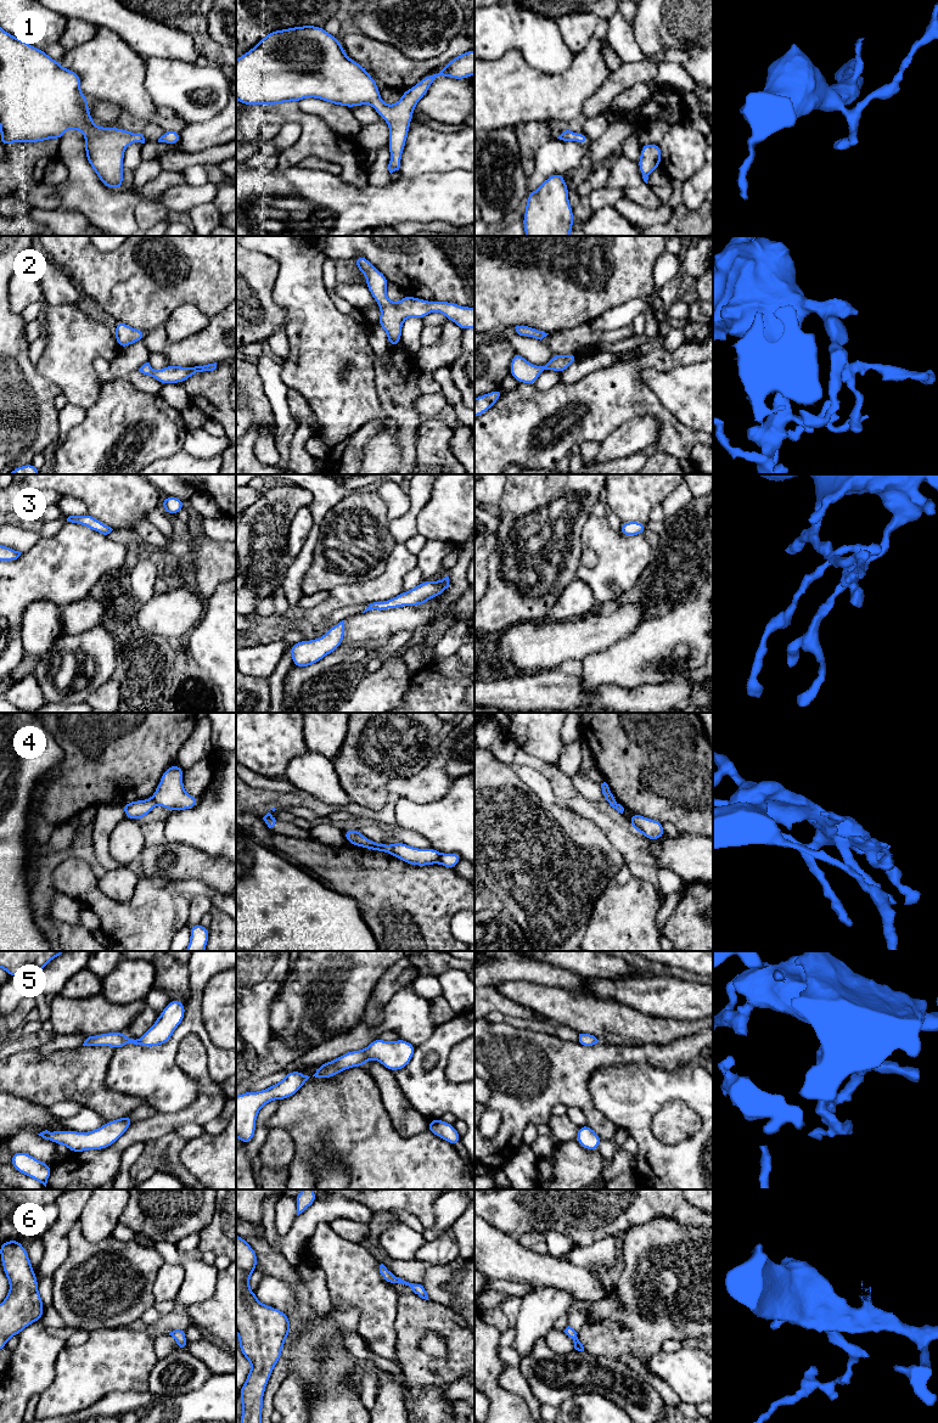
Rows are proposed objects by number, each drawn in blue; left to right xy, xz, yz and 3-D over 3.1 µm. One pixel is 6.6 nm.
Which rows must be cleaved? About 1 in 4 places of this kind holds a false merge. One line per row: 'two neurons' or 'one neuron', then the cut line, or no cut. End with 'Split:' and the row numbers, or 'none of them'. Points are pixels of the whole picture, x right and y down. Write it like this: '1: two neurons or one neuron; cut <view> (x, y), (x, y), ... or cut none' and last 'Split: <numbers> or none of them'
1: one neuron; cut none
2: one neuron; cut none
3: one neuron; cut none
4: two neurons; cut xz (389, 845), (392, 853)
5: one neuron; cut none
6: one neuron; cut none
Split: 4

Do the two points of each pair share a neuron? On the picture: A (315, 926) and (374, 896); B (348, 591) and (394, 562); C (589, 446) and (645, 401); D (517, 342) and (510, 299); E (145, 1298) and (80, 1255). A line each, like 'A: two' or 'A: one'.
A: two
B: one
C: two
D: two
E: one

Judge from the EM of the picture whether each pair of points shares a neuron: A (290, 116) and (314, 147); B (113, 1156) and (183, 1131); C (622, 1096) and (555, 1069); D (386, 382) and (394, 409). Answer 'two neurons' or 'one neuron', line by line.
A: one neuron
B: two neurons
C: two neurons
D: one neuron

